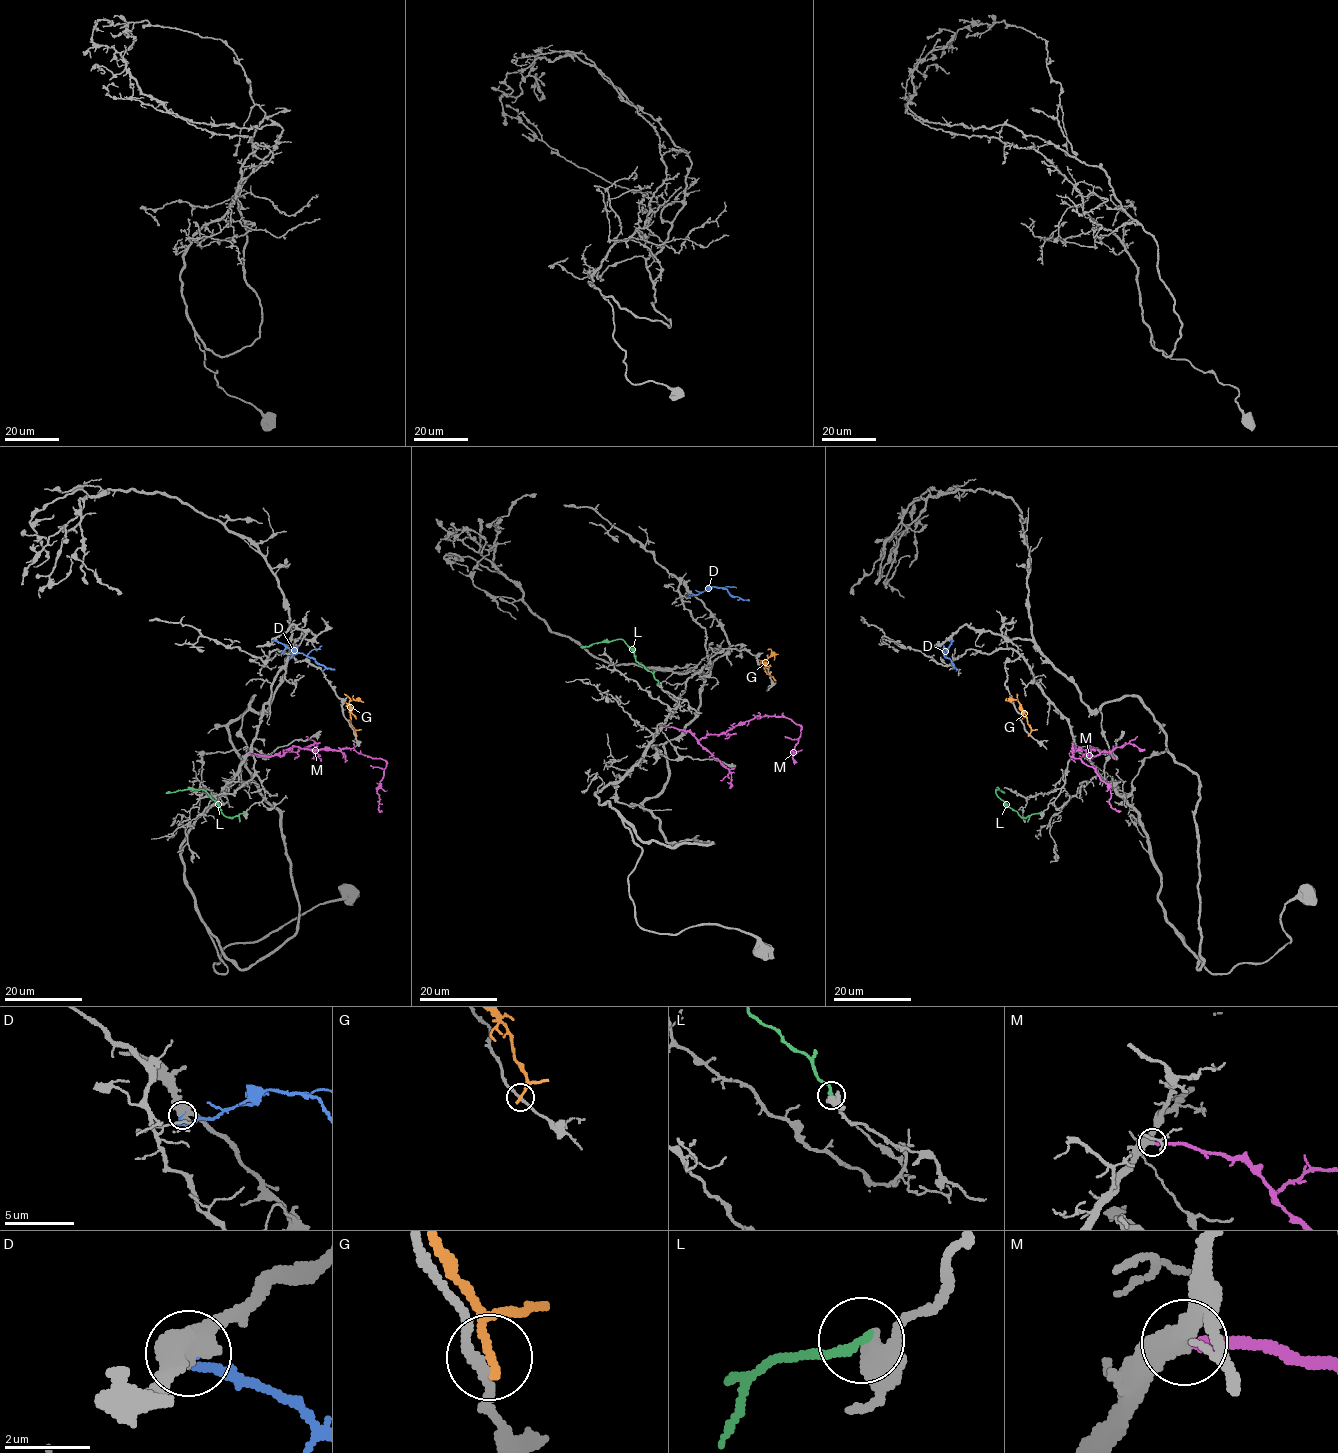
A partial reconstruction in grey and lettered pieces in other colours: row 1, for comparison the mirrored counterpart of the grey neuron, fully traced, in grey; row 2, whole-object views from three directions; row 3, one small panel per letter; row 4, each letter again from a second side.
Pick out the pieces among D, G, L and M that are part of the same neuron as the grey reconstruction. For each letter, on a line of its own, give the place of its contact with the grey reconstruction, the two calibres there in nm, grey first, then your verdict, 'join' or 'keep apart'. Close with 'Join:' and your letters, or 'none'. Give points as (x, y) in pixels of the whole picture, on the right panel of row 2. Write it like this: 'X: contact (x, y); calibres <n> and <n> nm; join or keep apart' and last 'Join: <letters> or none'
D: contact (950, 640); calibres 440 and 200 nm; keep apart
G: contact (1029, 734); calibres 190 and 200 nm; keep apart
L: contact (1040, 812); calibres 400 and 240 nm; keep apart
M: contact (1083, 754); calibres 440 and 260 nm; join
Join: M

